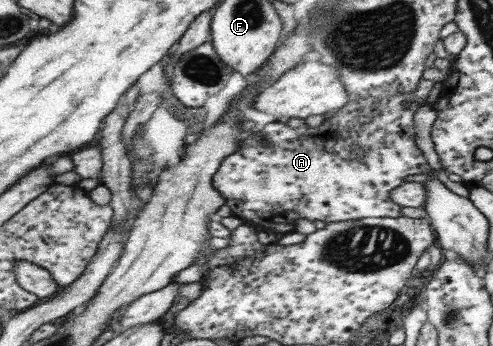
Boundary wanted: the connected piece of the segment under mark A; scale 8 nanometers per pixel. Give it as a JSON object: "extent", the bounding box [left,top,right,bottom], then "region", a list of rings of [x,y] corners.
{"extent":[212,92,432,232],"region":[[[413,92],[348,101],[315,128],[304,124],[291,129],[278,121],[268,123],[261,131],[246,134],[238,143],[238,151],[222,159],[212,188],[224,198],[223,204],[230,208],[232,216],[260,225],[266,231],[278,232],[270,225],[295,223],[297,219],[326,223],[401,216],[401,207],[389,200],[389,192],[400,187],[409,175],[432,173],[414,142],[413,116],[420,106],[414,102]]]}

